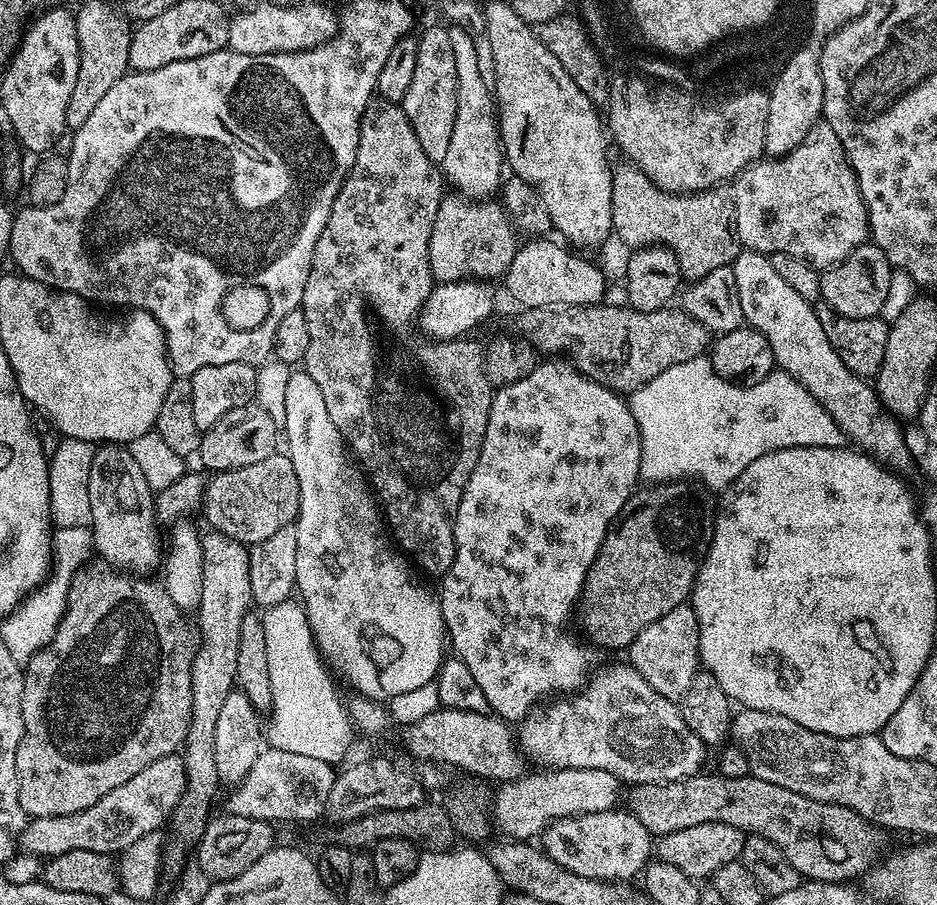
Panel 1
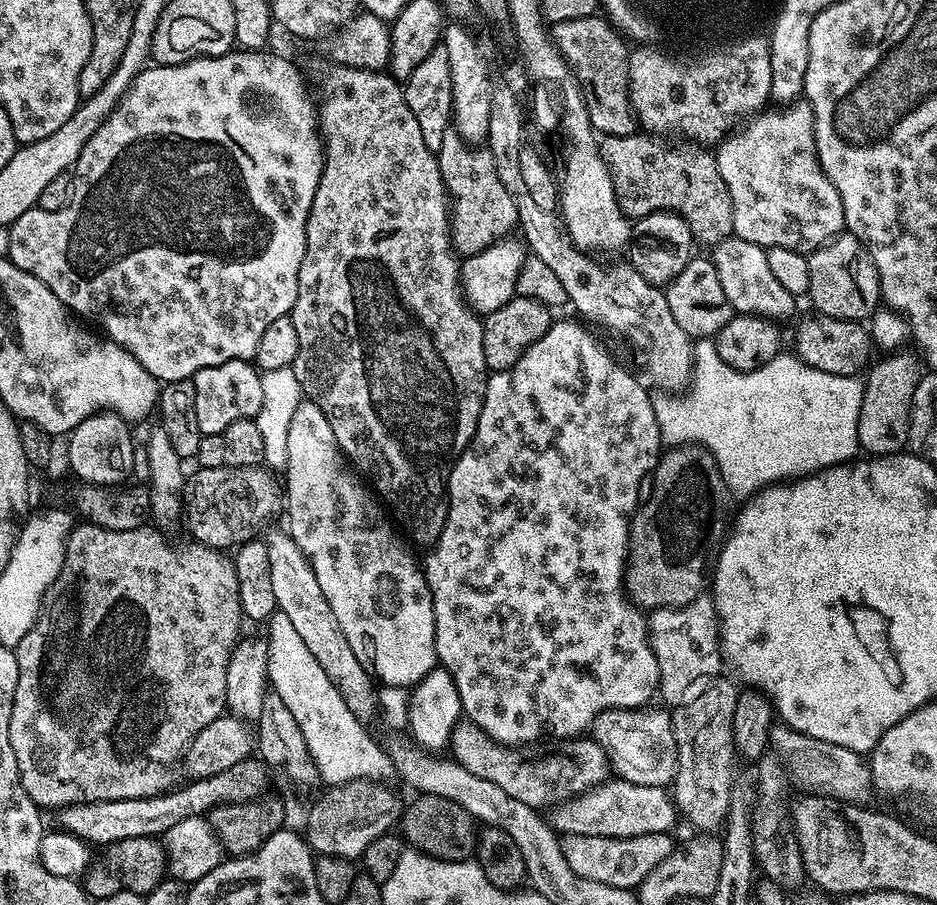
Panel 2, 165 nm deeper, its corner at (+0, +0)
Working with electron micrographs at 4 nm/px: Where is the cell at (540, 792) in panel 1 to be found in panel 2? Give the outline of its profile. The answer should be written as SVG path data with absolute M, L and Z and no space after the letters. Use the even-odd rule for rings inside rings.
M610 778L597 788L576 796L552 815L552 827L564 836L590 834L606 838L634 838L659 832L671 833L678 821L676 806L667 787L635 785L619 778Z

